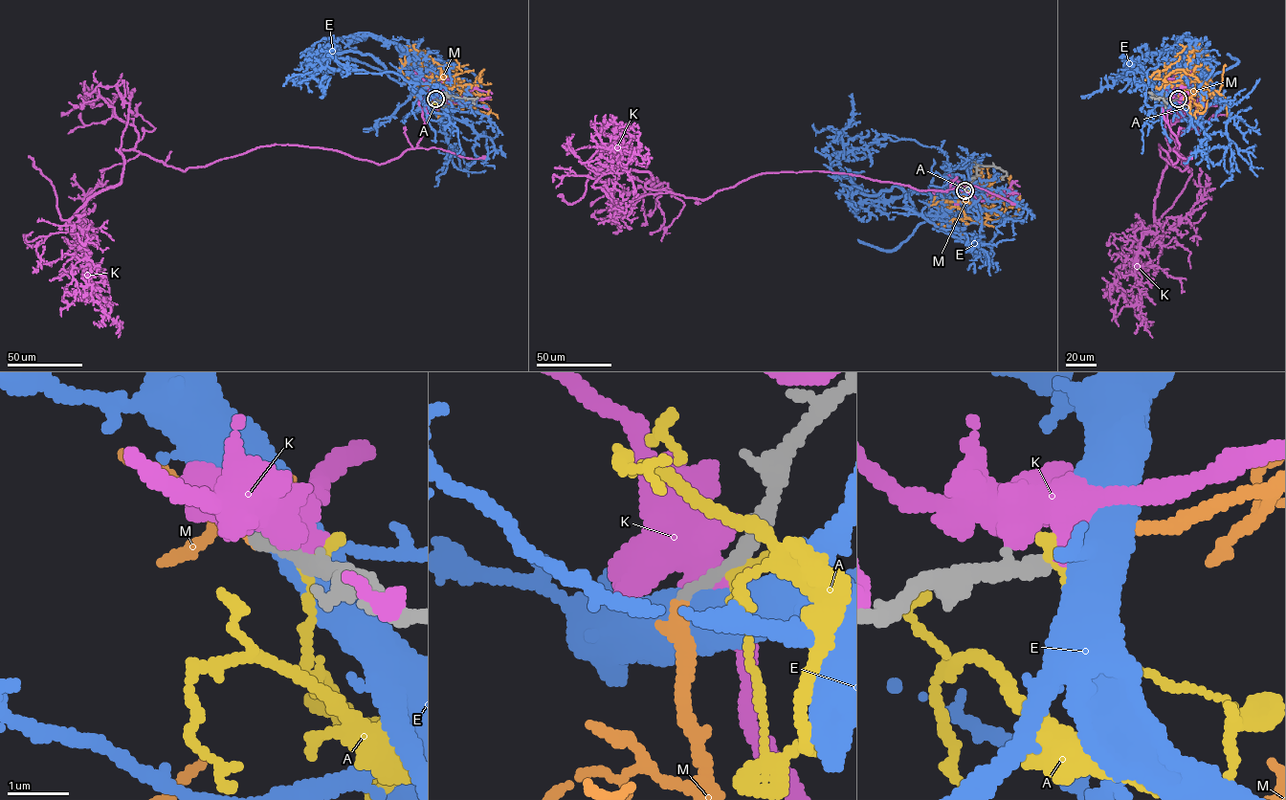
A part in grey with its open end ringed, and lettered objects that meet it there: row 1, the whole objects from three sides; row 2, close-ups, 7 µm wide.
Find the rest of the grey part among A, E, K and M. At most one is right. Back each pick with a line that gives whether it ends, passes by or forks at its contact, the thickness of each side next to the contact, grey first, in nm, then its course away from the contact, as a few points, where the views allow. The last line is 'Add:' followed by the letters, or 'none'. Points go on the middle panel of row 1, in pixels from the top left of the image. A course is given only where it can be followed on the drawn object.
M: It ends there. Thickness 200 nm (grey) against 260 nm. Its course: (964, 190), (964, 202), (986, 217), (971, 219), (958, 207), (936, 207), (935, 198), (929, 202)
Add: M

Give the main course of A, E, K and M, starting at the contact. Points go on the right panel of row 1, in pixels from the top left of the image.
A: (1177, 100), (1189, 109)
E: (1178, 99), (1179, 92), (1134, 81), (1133, 73), (1124, 70), (1136, 58), (1139, 66), (1112, 86), (1080, 97)
K: (1177, 100), (1163, 105), (1174, 164), (1158, 144), (1187, 167), (1172, 149), (1137, 256), (1141, 300), (1119, 326)
M: (1178, 99), (1187, 98), (1193, 105), (1208, 96), (1201, 98), (1194, 89), (1192, 49), (1186, 62), (1189, 58)

